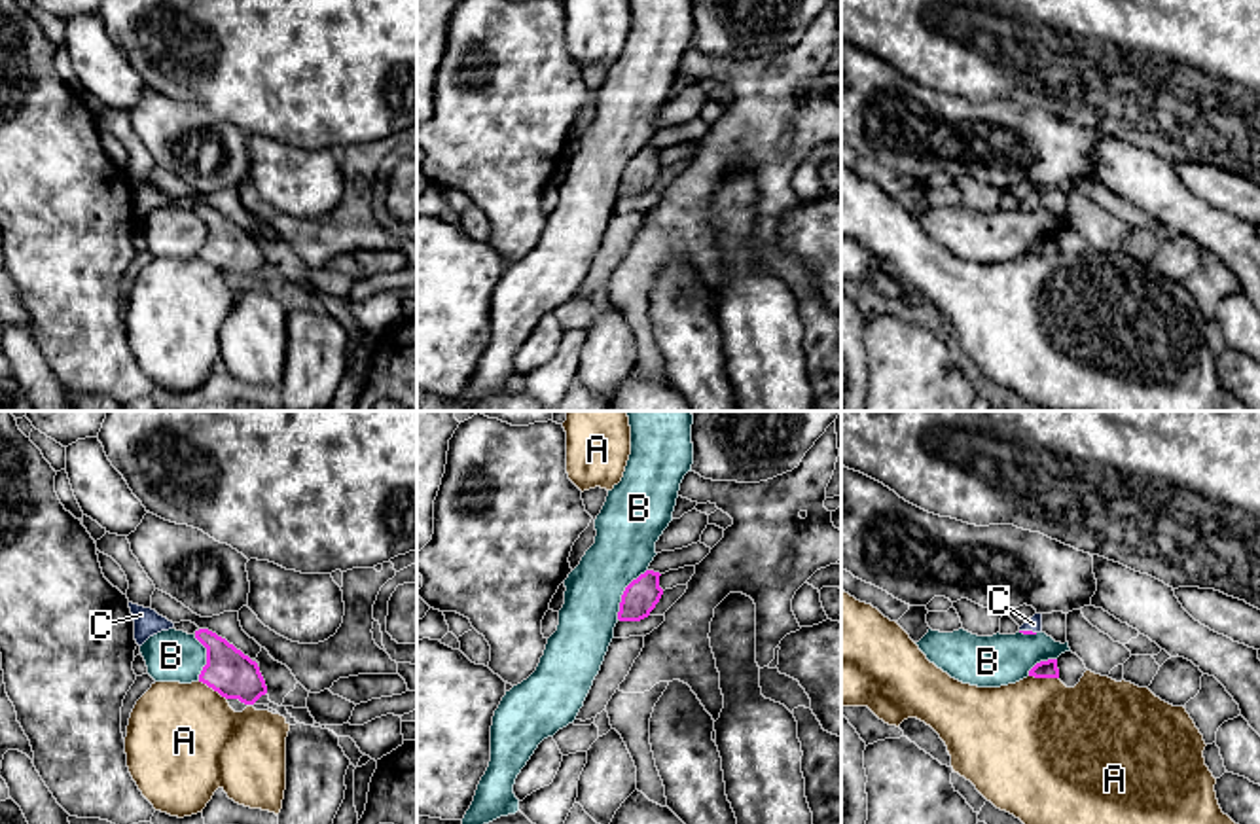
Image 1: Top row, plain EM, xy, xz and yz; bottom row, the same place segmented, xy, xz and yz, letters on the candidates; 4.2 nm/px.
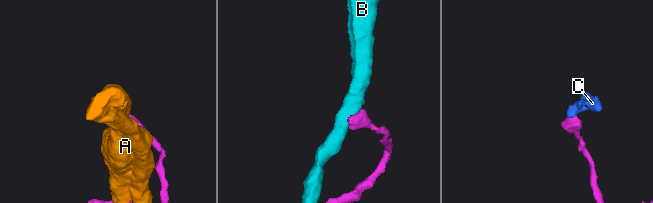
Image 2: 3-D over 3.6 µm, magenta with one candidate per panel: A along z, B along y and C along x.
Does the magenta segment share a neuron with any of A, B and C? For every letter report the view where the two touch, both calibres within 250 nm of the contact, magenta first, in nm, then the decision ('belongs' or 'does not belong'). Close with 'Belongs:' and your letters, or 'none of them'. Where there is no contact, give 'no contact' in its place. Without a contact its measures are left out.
A: meets magenta in yz; 80 nm thick on the magenta side, 480 nm on the other; does not belong
B: meets magenta in xz; 150 nm thick on the magenta side, 260 nm on the other; does not belong
C: meets magenta in yz; 20 nm thick on the magenta side, 70 nm on the other; belongs
Belongs: C

